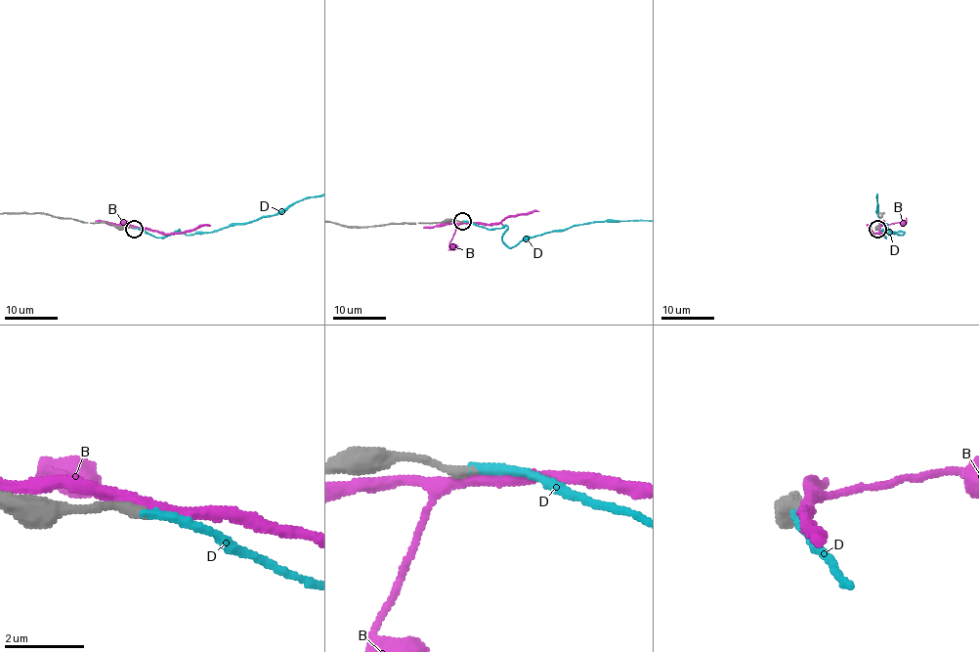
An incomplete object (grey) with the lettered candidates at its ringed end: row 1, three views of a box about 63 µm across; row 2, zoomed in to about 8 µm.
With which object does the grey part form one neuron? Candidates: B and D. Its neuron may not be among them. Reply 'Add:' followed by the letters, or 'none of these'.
Add: D

